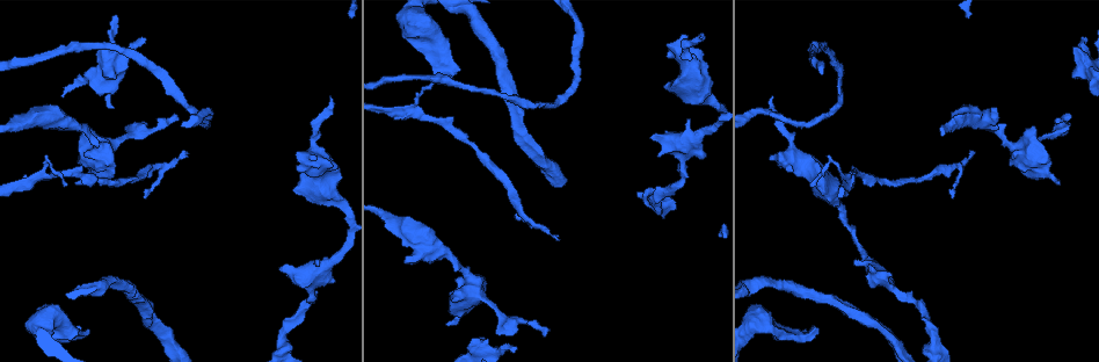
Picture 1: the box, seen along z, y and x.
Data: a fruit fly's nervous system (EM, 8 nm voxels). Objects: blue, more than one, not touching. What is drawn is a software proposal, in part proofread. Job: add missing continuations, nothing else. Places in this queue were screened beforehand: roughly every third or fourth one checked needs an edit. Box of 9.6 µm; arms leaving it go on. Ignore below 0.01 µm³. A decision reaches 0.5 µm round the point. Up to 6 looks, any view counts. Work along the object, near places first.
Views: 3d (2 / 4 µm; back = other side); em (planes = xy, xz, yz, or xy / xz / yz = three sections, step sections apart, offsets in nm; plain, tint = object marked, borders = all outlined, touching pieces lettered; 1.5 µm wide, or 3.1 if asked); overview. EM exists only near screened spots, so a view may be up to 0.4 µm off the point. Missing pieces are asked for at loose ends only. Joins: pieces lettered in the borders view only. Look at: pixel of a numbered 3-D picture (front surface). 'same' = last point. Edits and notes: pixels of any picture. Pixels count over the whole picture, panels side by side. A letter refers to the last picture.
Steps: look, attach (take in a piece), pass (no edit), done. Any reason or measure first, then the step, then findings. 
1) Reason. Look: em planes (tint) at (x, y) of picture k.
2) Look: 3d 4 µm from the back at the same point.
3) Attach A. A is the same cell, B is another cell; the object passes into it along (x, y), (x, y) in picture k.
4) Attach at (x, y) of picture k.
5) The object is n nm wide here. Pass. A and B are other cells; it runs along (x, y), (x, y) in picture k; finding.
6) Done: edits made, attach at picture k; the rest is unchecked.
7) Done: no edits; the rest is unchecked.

Free end. Look: em planes (borders) at (500, 333) of picture 1.

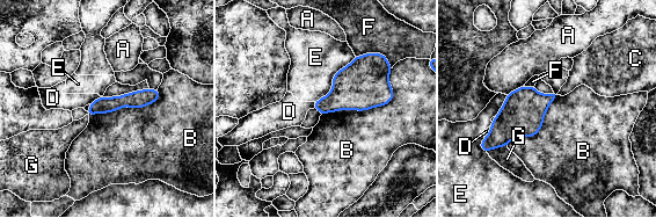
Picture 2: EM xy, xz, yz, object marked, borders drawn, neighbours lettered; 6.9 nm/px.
The object is 120 nm wide here. Pass. A, B, C, D, E, F and G are other cells; it runs along (155, 93), (102, 104), (90, 111) in picture 2; no lettered piece goes on from it.

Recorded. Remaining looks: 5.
Thin end. Look: em planes (borders) at (973, 152) of picture 1.

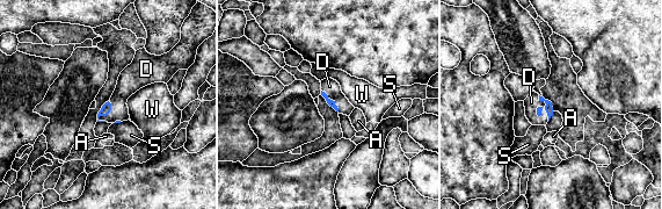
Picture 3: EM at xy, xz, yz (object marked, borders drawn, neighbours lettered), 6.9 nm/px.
Attach D. D is the same cell, A, S and W are other cells; the object passes into it along (106, 109), (109, 113), (129, 83) in picture 3; it goes on there.

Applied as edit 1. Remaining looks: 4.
See it whole again. Look: overview.

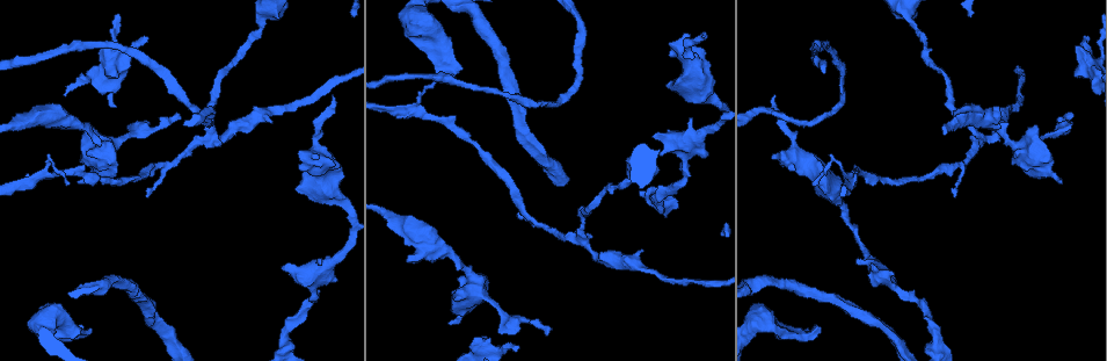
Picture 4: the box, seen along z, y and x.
An open end. Look: em planes (borders) at (421, 45) of picture 4.

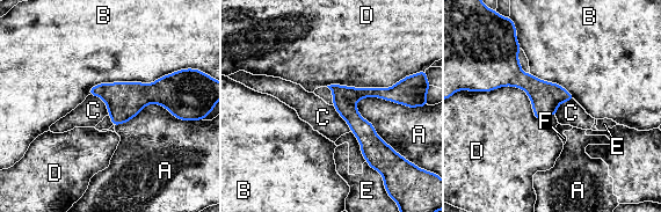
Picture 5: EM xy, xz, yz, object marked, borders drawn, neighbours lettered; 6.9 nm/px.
The object is 160 nm wide here. Pass. A, B, C, D, E and F are other cells; no lettered piece goes on from it.

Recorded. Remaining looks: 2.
Done: edits made, attach at picture 3; the rest is unchecked.

